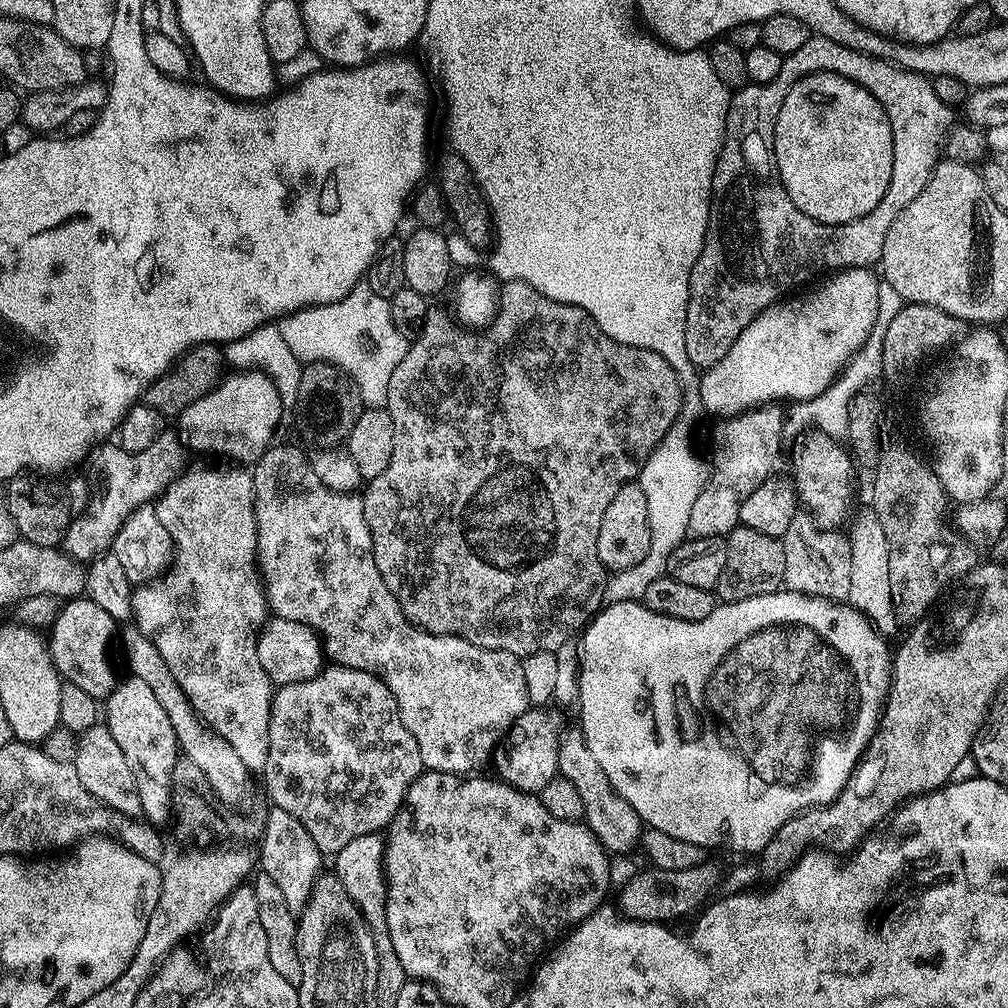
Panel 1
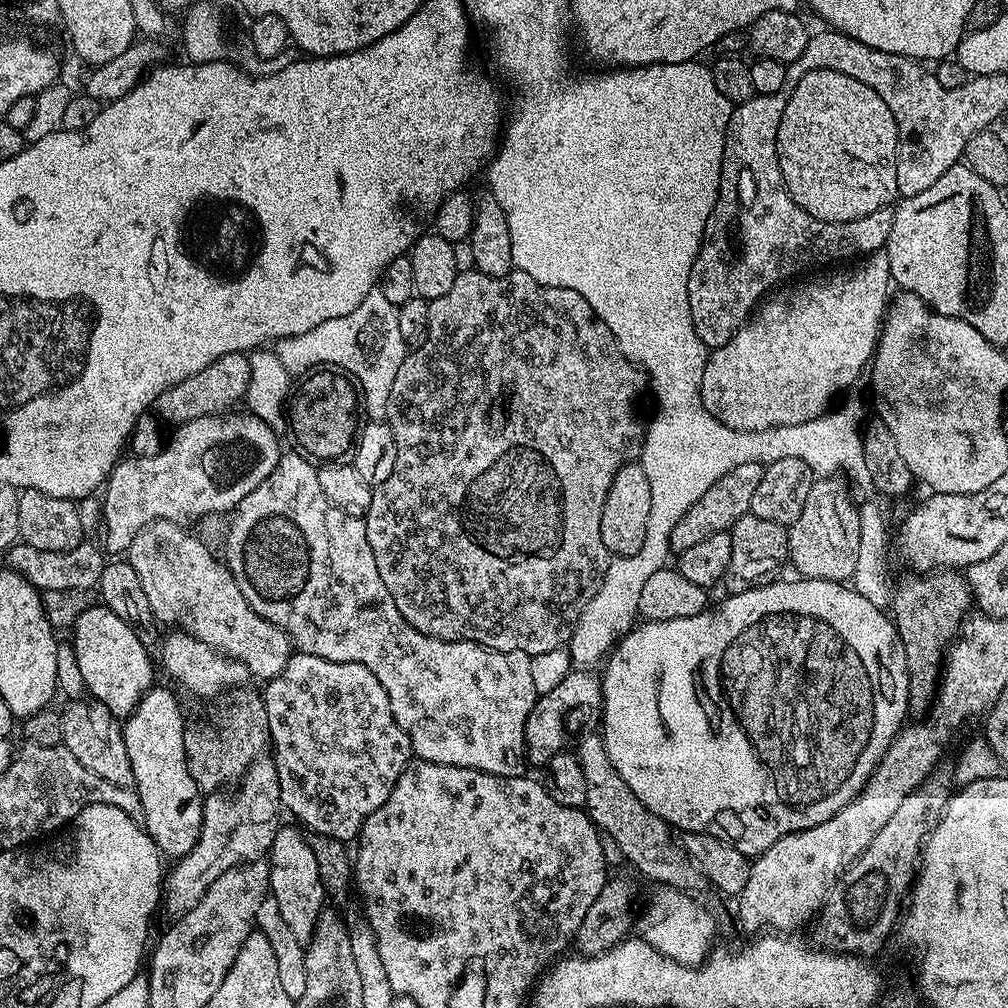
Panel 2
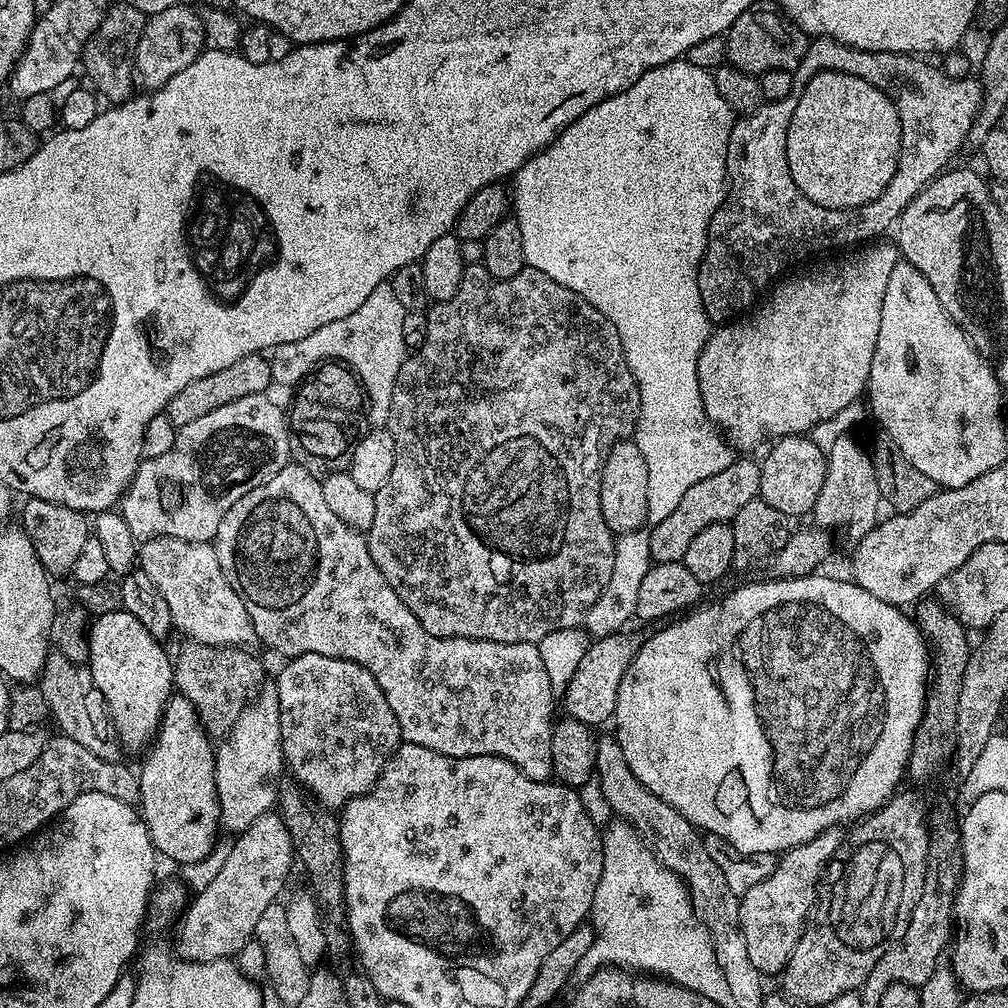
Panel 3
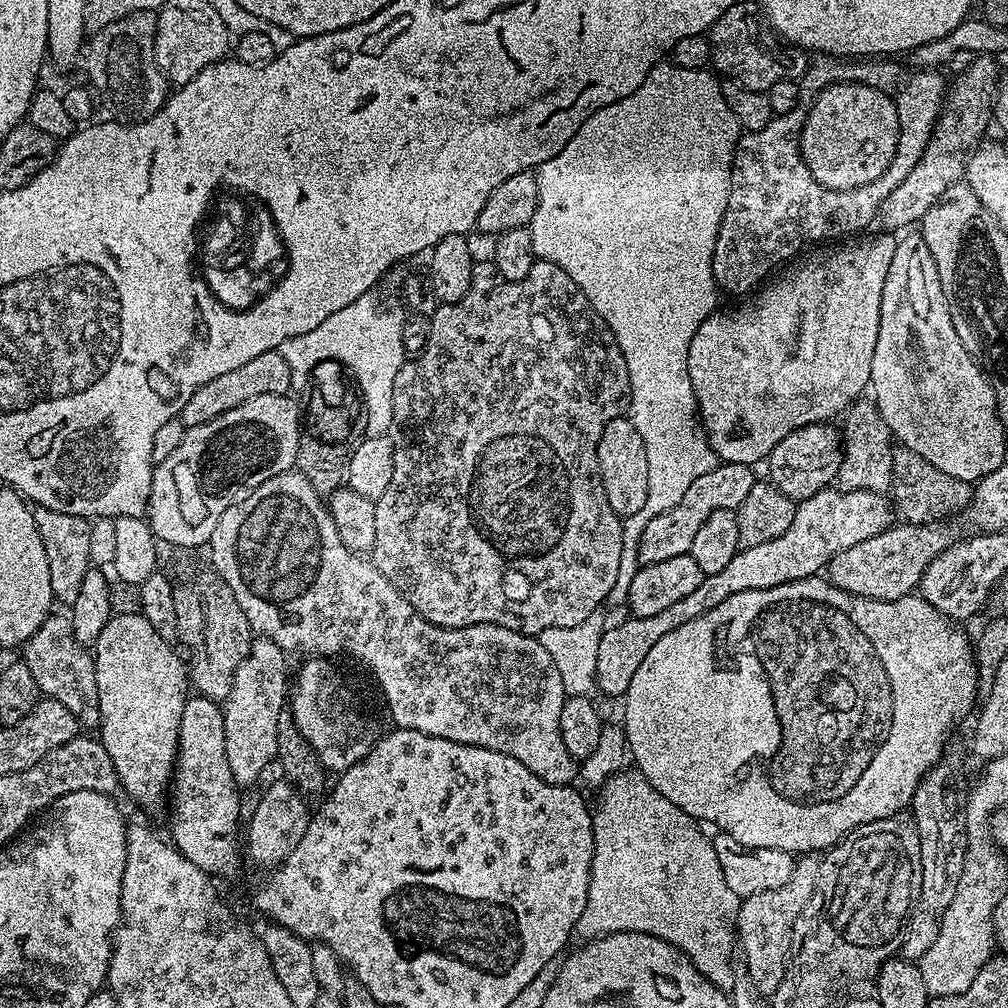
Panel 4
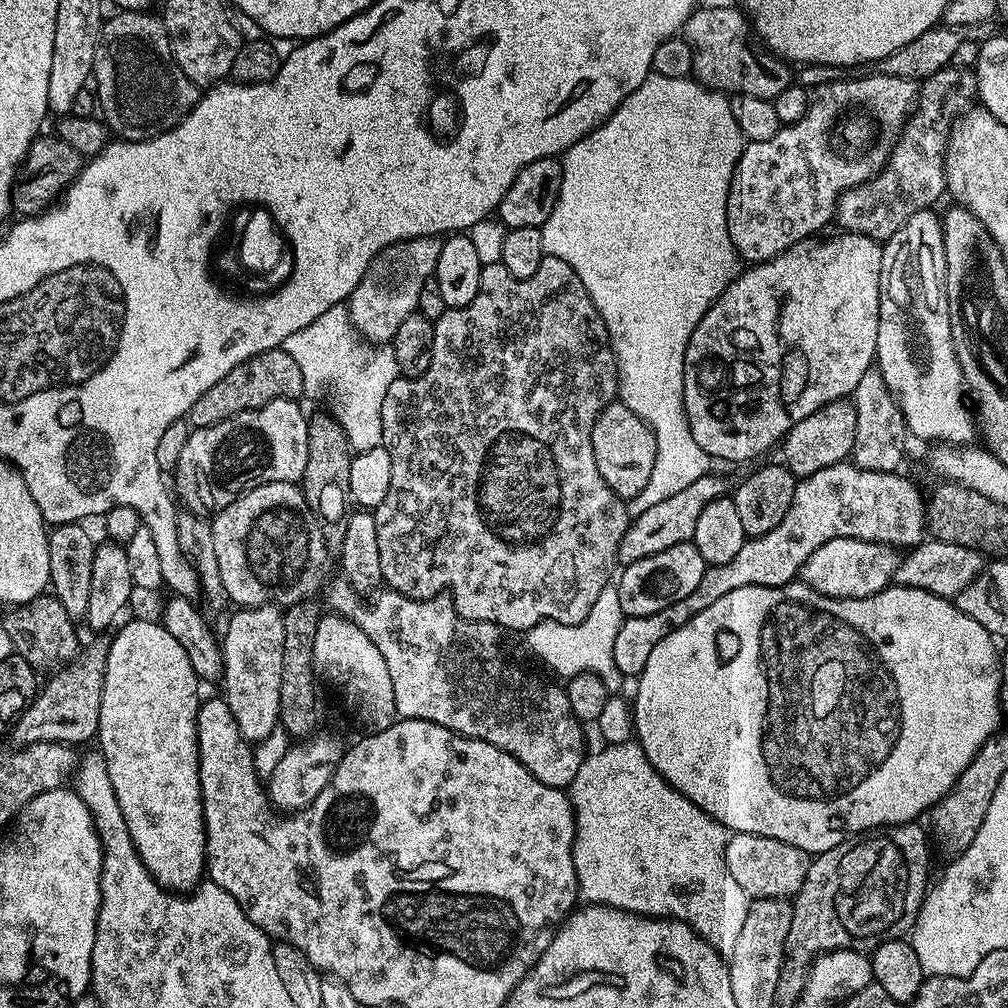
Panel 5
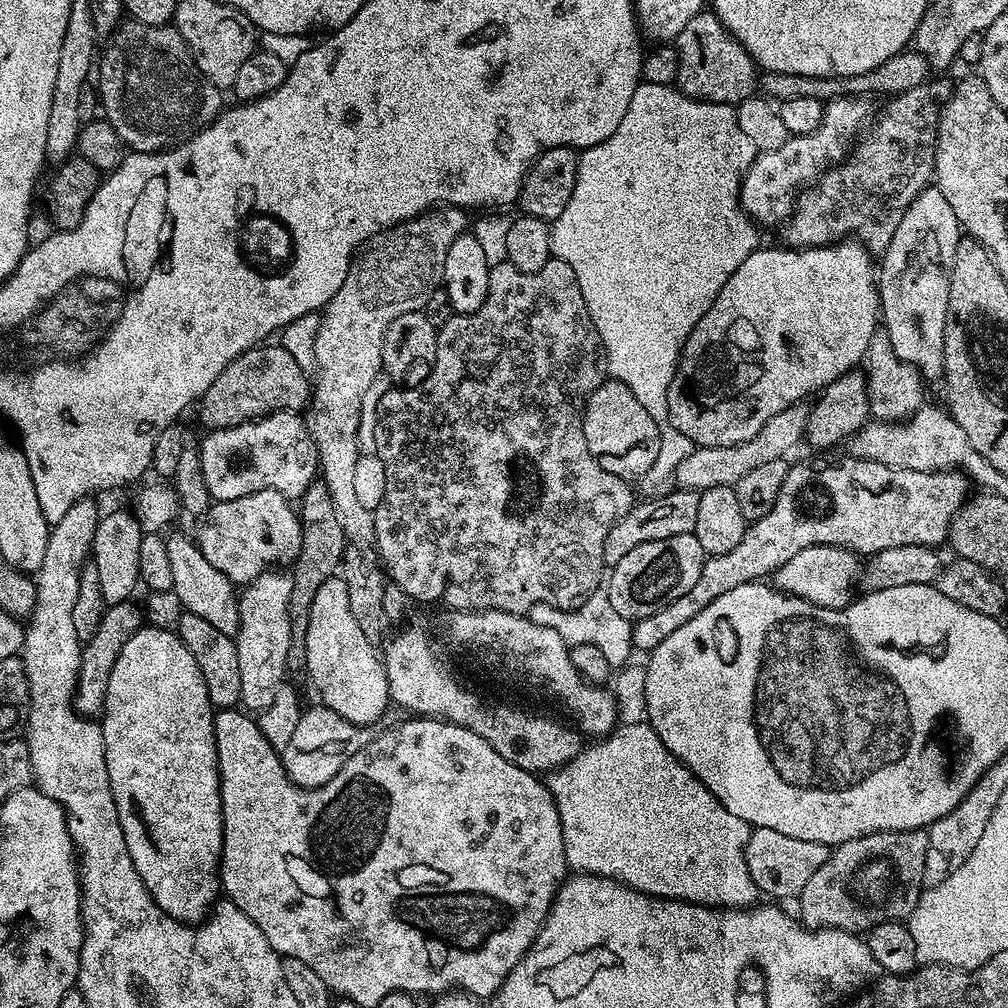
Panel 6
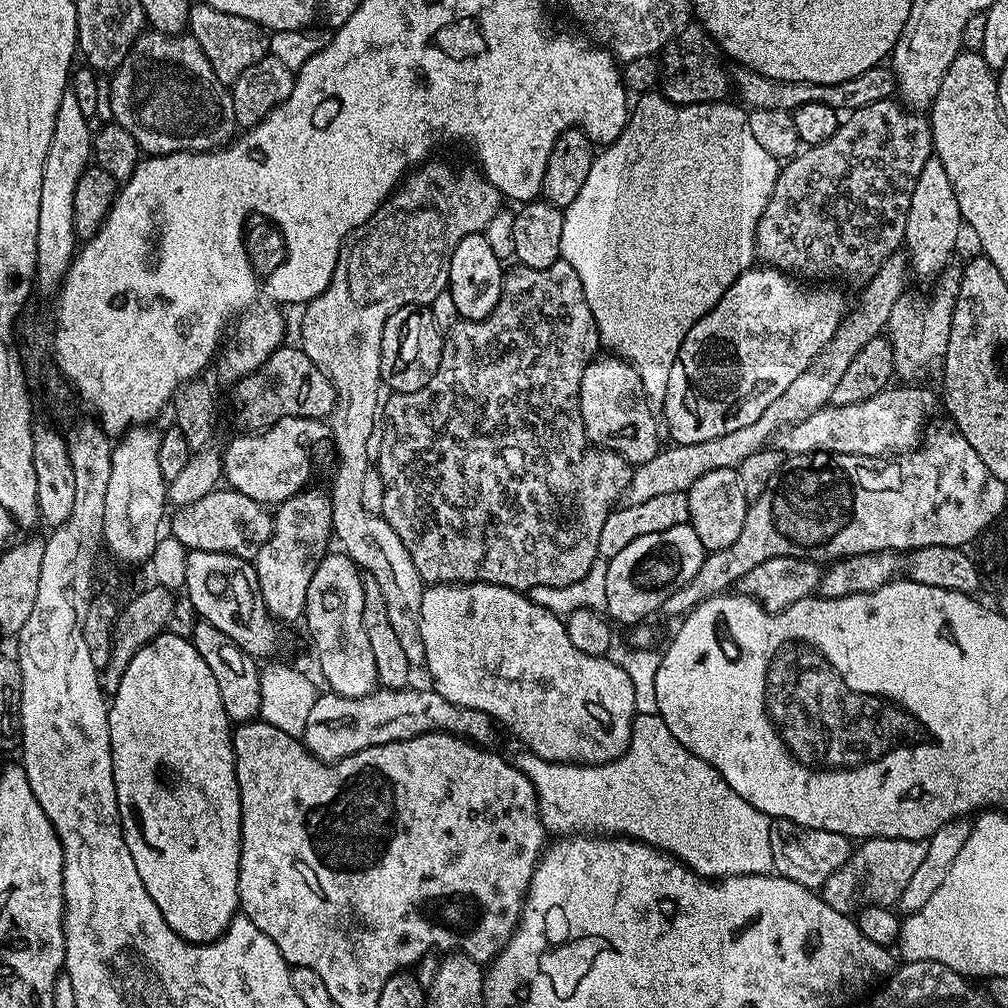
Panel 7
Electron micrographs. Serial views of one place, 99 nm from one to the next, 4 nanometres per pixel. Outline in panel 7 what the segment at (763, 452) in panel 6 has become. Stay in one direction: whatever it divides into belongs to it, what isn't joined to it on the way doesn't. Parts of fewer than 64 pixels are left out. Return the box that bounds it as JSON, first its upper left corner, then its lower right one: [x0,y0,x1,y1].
[622,254,910,504]

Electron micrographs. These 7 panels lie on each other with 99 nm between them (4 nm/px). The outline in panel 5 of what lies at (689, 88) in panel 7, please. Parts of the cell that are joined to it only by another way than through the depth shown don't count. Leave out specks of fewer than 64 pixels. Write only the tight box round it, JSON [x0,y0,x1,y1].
[682,4,794,100]

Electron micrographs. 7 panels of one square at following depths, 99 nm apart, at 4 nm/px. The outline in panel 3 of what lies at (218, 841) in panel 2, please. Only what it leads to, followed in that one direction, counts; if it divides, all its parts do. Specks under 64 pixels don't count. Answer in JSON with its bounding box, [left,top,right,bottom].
[216,687,286,834]

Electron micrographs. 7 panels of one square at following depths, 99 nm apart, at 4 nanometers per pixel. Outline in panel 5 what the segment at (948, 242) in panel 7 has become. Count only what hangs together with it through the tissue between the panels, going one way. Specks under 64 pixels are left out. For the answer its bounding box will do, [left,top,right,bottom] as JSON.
[875,210,978,446]

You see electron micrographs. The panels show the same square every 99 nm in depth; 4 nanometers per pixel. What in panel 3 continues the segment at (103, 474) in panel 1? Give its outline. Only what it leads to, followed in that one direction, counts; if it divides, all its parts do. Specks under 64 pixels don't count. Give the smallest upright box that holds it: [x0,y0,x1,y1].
[118,394,294,543]

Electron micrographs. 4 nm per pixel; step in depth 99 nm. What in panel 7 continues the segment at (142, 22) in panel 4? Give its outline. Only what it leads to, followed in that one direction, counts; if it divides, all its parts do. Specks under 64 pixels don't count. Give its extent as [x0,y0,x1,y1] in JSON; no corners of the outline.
[106,30,237,156]

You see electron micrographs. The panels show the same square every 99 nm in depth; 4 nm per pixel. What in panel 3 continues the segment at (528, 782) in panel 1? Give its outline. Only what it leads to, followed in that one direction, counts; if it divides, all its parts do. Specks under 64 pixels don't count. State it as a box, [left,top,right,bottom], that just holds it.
[562,631,638,726]

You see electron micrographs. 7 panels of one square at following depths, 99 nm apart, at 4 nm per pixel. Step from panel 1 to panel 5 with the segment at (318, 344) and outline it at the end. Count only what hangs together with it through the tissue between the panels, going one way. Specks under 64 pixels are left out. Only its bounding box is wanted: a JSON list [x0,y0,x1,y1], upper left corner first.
[282,304,400,453]

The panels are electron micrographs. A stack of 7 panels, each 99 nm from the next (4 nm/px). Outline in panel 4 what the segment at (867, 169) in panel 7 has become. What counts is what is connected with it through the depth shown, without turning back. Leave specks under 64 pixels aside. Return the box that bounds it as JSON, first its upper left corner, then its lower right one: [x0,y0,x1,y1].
[878,54,1001,230]

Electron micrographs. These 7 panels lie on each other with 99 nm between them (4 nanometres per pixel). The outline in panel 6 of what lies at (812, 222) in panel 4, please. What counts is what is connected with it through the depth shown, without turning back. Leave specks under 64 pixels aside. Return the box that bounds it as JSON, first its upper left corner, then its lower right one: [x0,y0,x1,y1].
[740,96,869,229]

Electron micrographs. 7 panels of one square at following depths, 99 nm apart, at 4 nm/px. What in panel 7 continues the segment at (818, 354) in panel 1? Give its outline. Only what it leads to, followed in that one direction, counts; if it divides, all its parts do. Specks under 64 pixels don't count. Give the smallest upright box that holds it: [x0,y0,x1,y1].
[662,266,846,444]

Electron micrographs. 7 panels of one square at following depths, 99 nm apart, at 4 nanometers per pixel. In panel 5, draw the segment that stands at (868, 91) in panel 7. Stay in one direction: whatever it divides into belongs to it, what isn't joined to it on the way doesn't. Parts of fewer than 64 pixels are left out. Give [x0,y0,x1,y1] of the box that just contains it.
[798,23,994,89]

